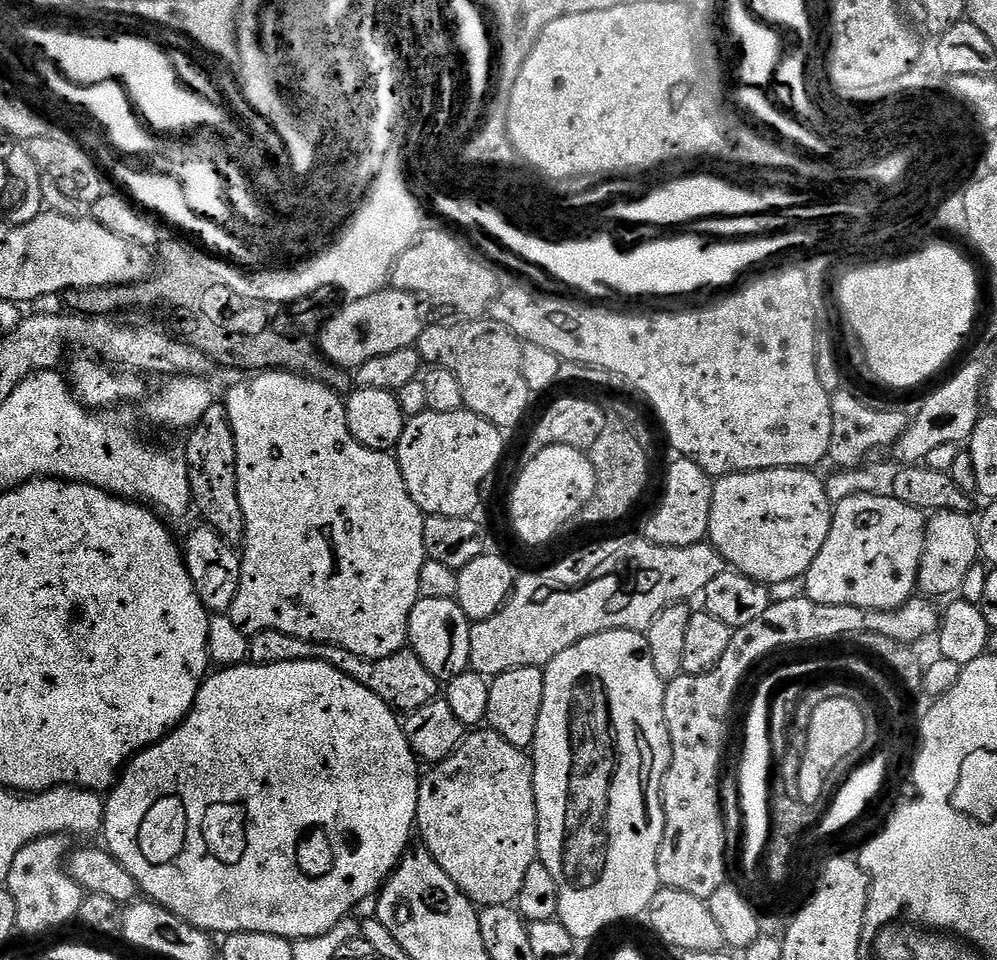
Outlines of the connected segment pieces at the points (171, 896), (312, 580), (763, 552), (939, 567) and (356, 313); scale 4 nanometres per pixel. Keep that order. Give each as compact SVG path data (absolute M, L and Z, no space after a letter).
M291 660L290 662L278 662L277 664L253 664L251 662L245 662L224 666L216 671L213 671L201 683L192 711L188 713L184 723L172 732L169 732L157 744L151 744L143 752L137 752L128 761L123 771L121 771L114 787L106 796L104 826L102 829L102 837L104 836L105 840L103 840L103 843L106 845L108 853L118 862L122 862L122 866L126 866L126 870L130 870L131 876L134 877L134 882L138 882L141 893L151 903L161 904L163 908L173 912L178 918L190 922L195 928L201 928L206 933L217 934L216 932L220 932L219 934L231 934L234 932L257 932L258 934L274 934L278 938L286 938L293 942L305 940L306 938L318 938L322 934L326 934L328 930L334 930L334 926L338 926L338 922L342 921L342 919L353 915L357 911L355 908L363 900L370 899L369 901L371 901L379 893L380 889L383 888L384 883L388 881L388 877L392 875L392 871L398 867L400 859L404 857L405 852L409 851L410 843L408 844L408 839L414 836L414 829L416 828L418 794L420 793L420 781L422 779L422 768L421 772L419 768L421 765L418 763L416 755L412 753L412 747L404 733L404 725L401 717L393 712L390 706L386 706L386 702L382 702L382 698L378 698L378 694L366 690L366 686L362 686L354 678L342 674L342 670L338 670L326 662L322 662L321 660Z
M264 370L253 380L244 380L241 384L236 384L228 392L228 400L226 399L226 407L228 417L230 418L230 426L234 430L234 446L236 447L236 465L238 466L238 502L242 502L242 514L244 515L244 543L242 545L242 559L240 561L240 585L238 586L238 594L232 603L232 611L230 619L234 626L238 626L238 630L242 630L244 635L251 638L259 634L262 630L278 630L282 634L290 634L294 638L302 638L310 640L314 644L337 644L339 648L350 650L354 654L358 654L367 660L381 660L390 654L399 652L401 648L408 644L408 623L410 622L410 613L414 610L416 601L420 599L420 591L418 590L418 574L422 574L422 566L425 562L424 543L422 542L422 526L424 525L424 511L414 502L414 498L410 498L410 490L406 490L406 482L402 478L402 470L400 463L396 461L392 452L379 452L378 450L370 450L366 446L362 446L362 442L358 442L358 438L354 438L354 434L350 434L350 426L346 422L346 403L332 388L327 388L324 380L314 380L299 372L285 372L283 370Z
M763 468L757 472L731 472L728 476L721 476L712 485L712 501L710 502L710 526L708 527L707 539L713 548L722 554L725 565L731 566L735 571L757 580L760 584L773 585L778 582L790 582L800 580L810 570L814 558L818 558L818 550L826 546L826 538L832 529L833 501L828 498L828 490L823 479L816 477L815 471L807 468Z
M937 512L927 521L924 529L924 549L916 579L917 589L928 598L955 597L962 582L966 582L966 574L970 574L970 570L980 559L977 521L967 512Z
M391 286L380 292L372 292L366 298L347 301L339 309L334 322L324 325L318 337L320 351L337 369L355 370L362 366L362 362L378 358L378 354L411 348L419 341L426 327L420 307L421 301L412 293Z

